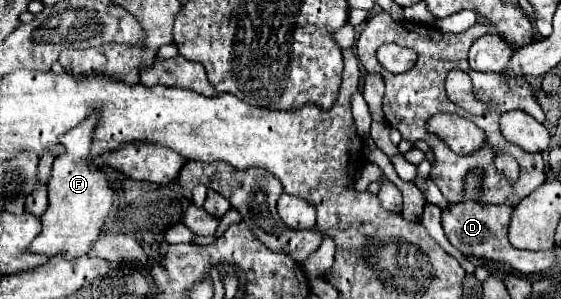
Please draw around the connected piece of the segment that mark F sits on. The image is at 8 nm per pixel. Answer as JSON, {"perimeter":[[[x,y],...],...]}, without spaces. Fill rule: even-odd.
{"perimeter":[[[96,115],[88,117],[62,137],[66,153],[62,157],[56,157],[54,161],[52,177],[48,183],[48,209],[44,211],[44,215],[40,215],[42,231],[28,245],[28,251],[32,253],[46,257],[62,253],[66,259],[78,259],[90,251],[92,243],[102,231],[104,219],[112,209],[114,191],[104,173],[94,167],[94,161],[88,155],[90,139],[94,133],[94,117]]]}

